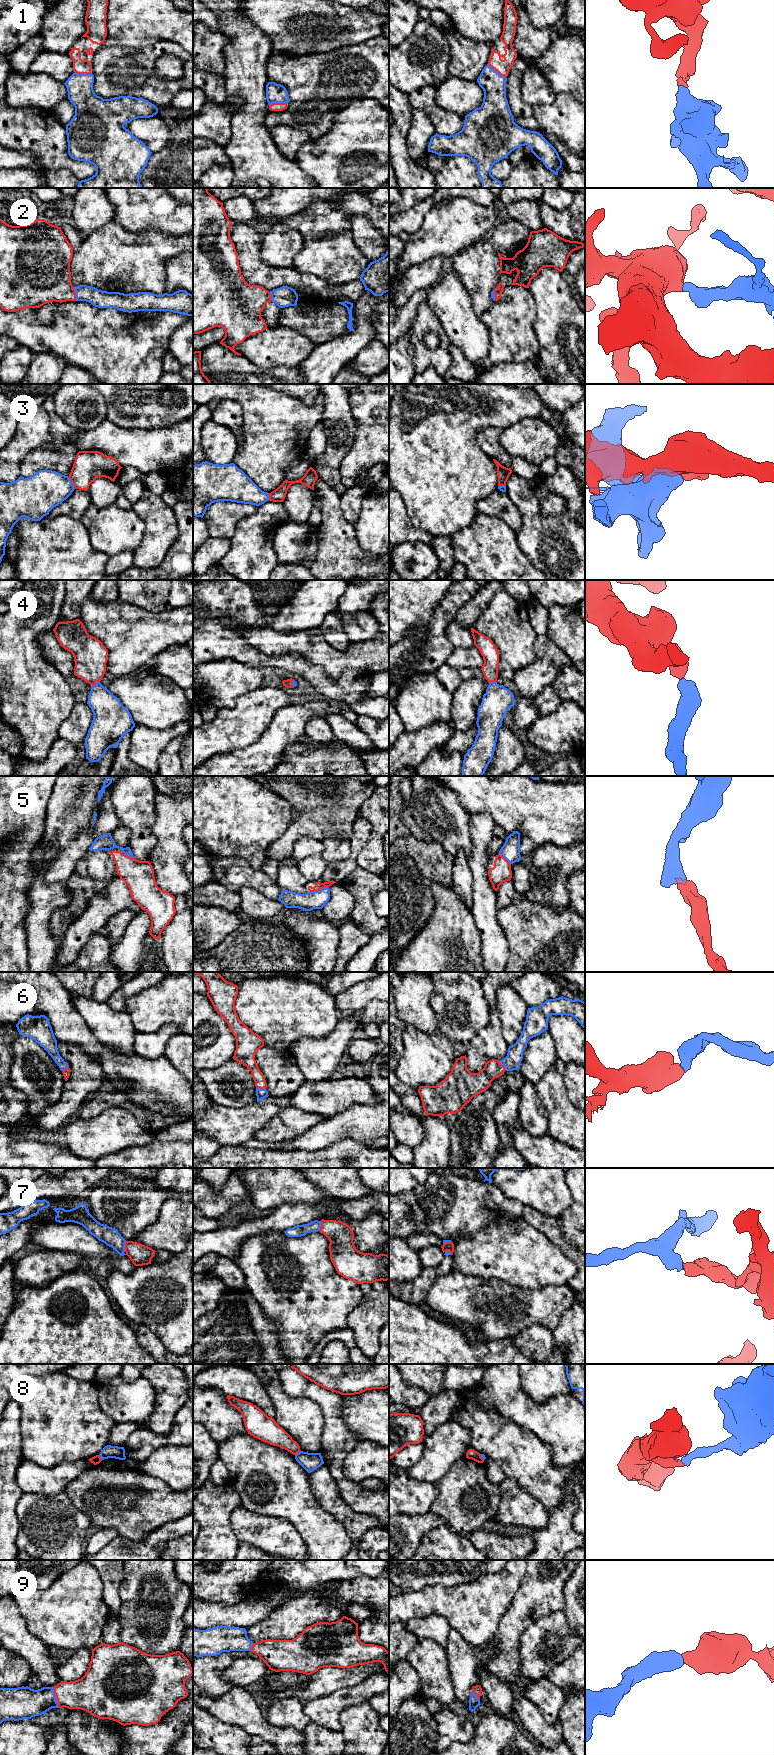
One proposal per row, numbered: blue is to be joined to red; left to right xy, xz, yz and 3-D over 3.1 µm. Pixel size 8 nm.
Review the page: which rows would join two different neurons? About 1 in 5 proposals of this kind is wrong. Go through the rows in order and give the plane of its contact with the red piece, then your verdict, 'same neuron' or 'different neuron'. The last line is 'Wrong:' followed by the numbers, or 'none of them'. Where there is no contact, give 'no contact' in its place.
1: yz | same neuron
2: xy | same neuron
3: xy | different neuron
4: xy | same neuron
5: xz | same neuron
6: yz | same neuron
7: xy | different neuron
8: xz | different neuron
9: xy | same neuron
Wrong: 3, 7, 8

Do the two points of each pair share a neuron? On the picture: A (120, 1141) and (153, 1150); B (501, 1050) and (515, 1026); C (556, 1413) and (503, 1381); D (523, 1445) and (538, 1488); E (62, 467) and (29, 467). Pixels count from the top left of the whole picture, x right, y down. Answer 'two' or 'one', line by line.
A: two
B: two
C: one
D: one
E: one

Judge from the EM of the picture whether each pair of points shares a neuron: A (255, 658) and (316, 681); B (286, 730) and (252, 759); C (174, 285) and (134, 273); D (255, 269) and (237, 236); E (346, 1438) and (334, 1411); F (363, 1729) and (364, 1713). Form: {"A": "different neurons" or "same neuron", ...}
{"A": "same neuron", "B": "same neuron", "C": "different neurons", "D": "same neuron", "E": "same neuron", "F": "same neuron"}

